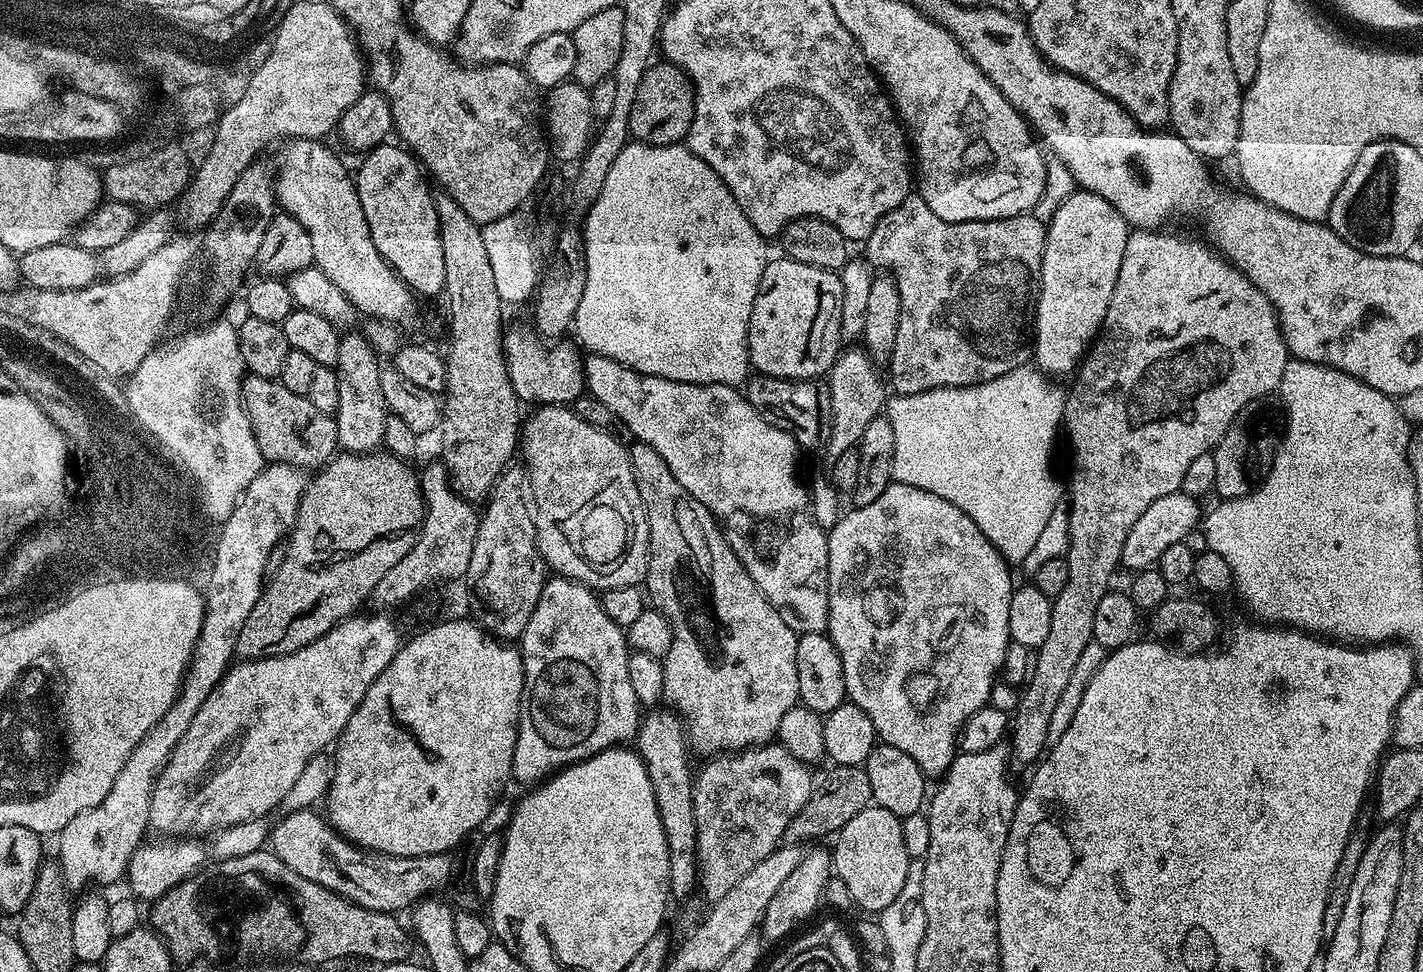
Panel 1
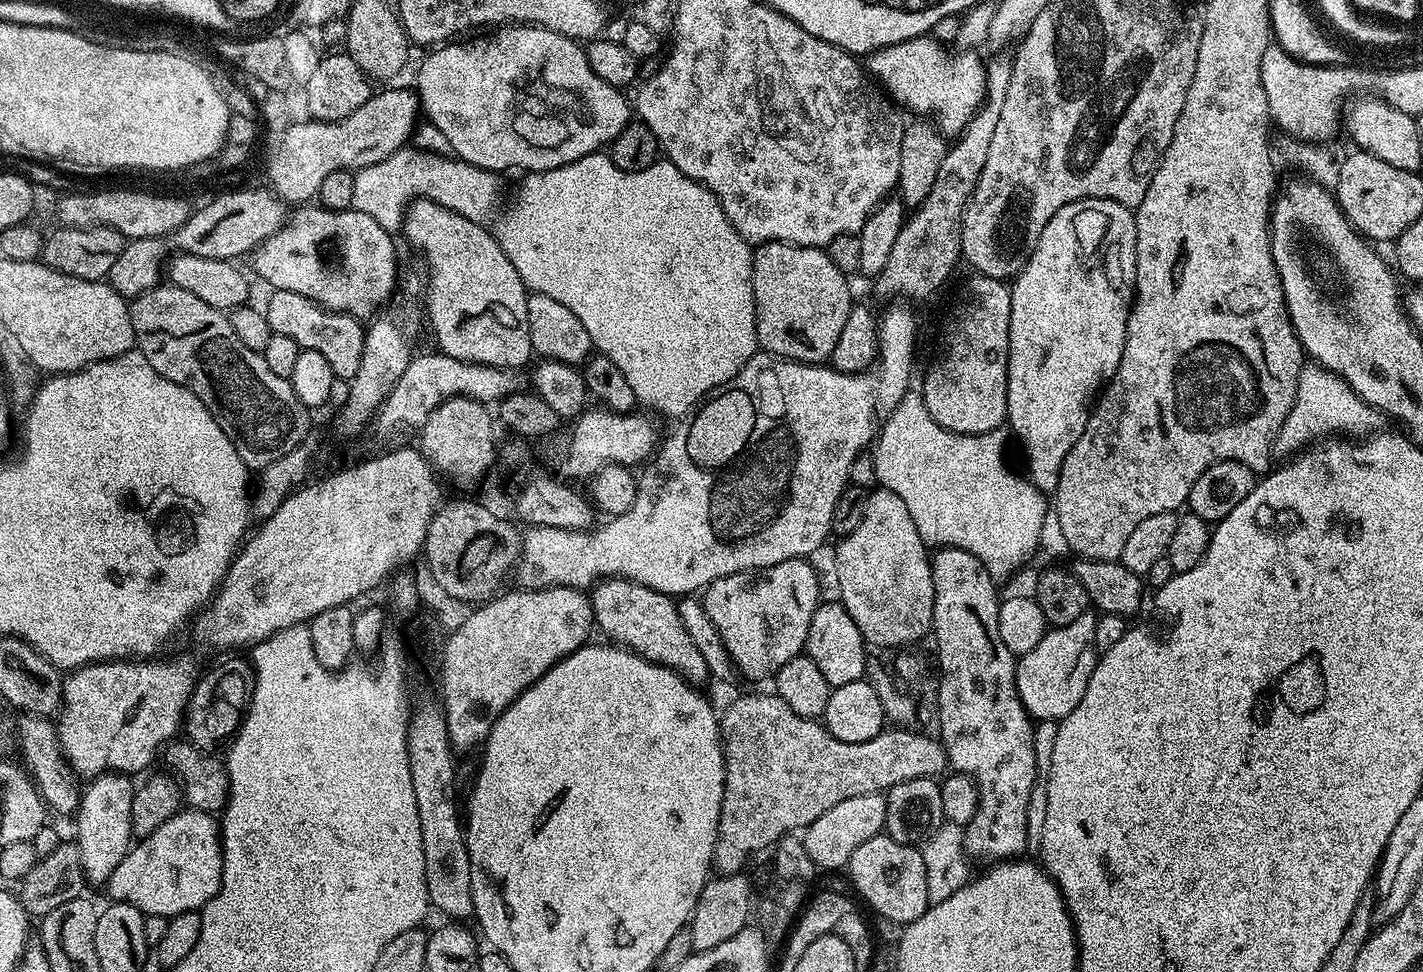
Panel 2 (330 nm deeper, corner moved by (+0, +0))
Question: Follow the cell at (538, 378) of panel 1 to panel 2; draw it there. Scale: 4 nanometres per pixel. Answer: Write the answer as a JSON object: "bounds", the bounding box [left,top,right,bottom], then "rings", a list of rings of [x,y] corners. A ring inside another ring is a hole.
{"bounds":[250,207,398,322],"rings":[[[297,207],[274,235],[261,242],[250,256],[253,270],[273,289],[294,290],[332,312],[345,312],[361,322],[375,317],[398,288],[393,233],[378,226],[370,214],[312,207]]]}

